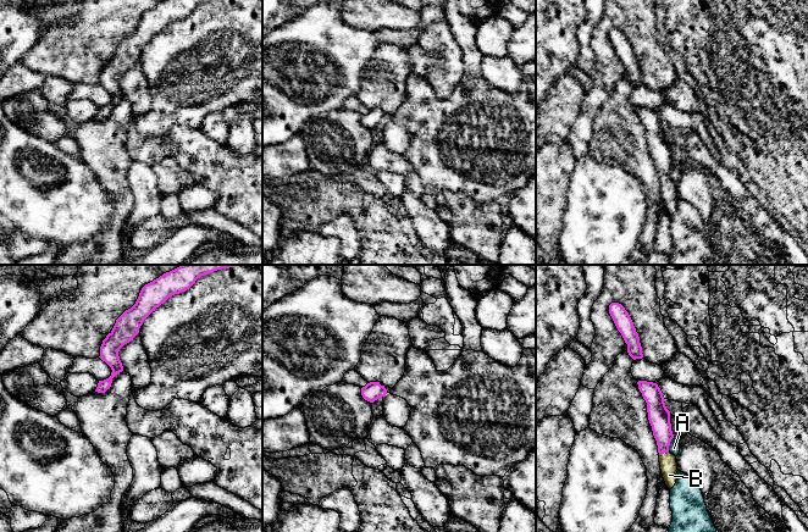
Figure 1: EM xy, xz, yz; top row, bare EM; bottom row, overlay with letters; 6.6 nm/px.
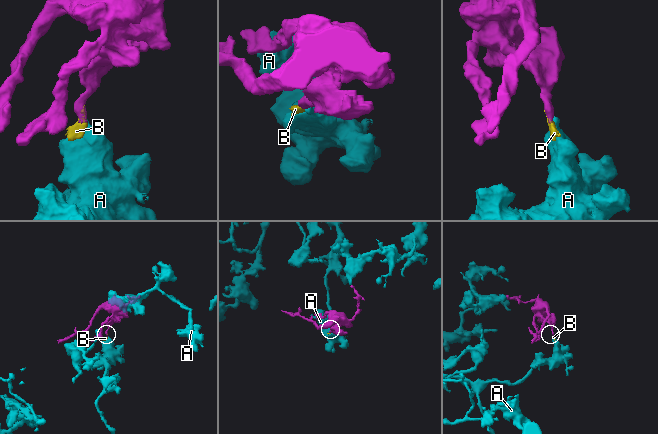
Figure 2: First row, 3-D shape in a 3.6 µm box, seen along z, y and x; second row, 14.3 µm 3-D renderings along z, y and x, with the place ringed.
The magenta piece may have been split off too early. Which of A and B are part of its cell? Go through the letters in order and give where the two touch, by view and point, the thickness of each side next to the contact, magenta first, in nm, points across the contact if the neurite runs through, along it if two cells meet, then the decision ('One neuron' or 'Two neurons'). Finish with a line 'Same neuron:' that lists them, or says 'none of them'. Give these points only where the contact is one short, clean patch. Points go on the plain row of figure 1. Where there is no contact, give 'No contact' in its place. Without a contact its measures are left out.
A: Touches magenta at yz (669, 171). Thickness 140 nm (magenta) against 80 nm. Two neurons
B: Touches magenta at yz (663, 179). Thickness 140 nm (magenta) against 110 nm. Path across: yz (659, 143), (663, 160), (663, 179), (668, 188). One neuron
Same neuron: B

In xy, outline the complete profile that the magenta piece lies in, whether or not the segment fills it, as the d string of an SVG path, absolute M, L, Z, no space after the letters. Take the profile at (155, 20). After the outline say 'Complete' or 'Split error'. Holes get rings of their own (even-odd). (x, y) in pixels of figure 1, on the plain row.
M164 0L142 15L135 31L116 46L112 57L103 67L99 84L112 99L109 105L99 107L95 118L105 120L111 113L112 105L123 98L118 78L139 60L144 46L168 24L186 18L205 1L207 0Z. Complete

